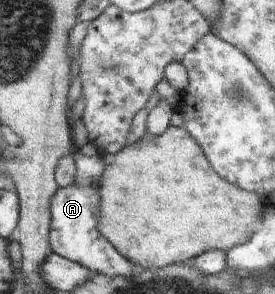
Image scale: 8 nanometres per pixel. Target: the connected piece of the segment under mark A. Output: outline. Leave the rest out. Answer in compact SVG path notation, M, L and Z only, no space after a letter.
M95 185L91 187L58 187L51 197L49 240L51 250L67 260L88 268L93 273L101 273L109 278L130 277L138 269L99 232L100 194Z

